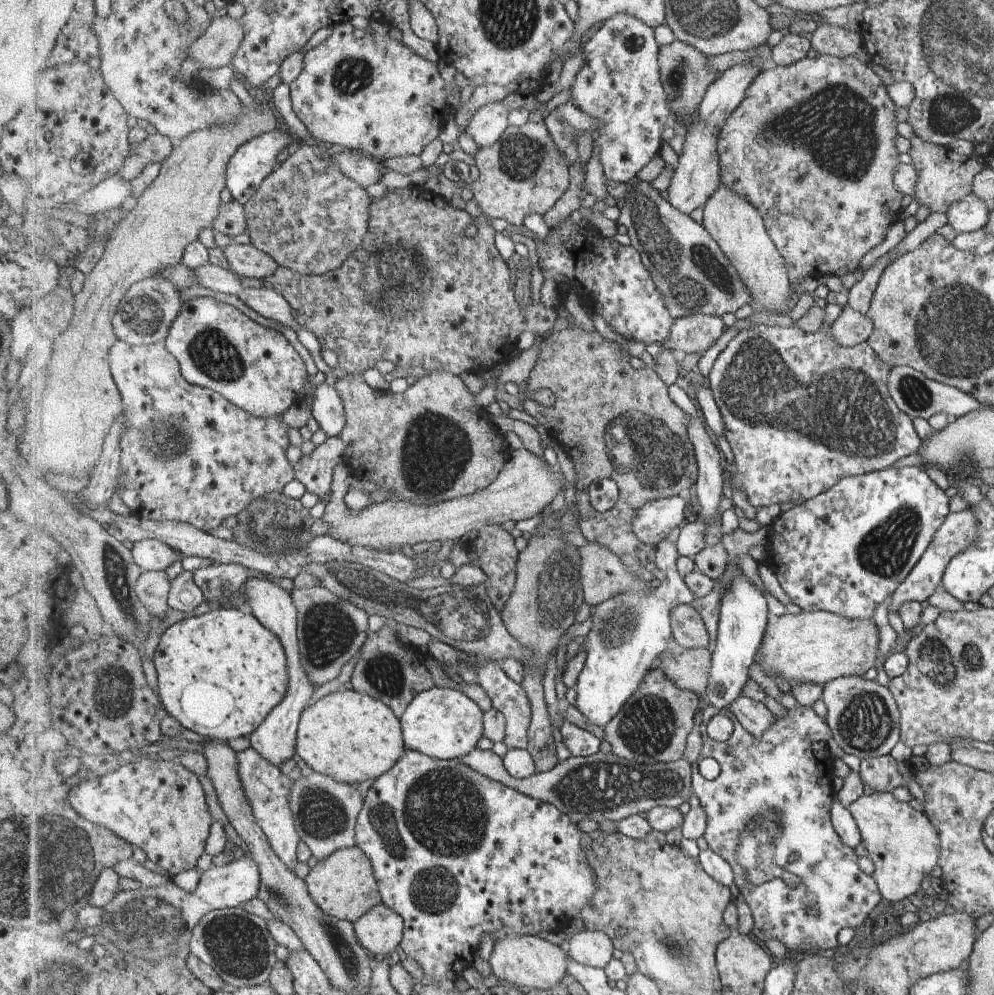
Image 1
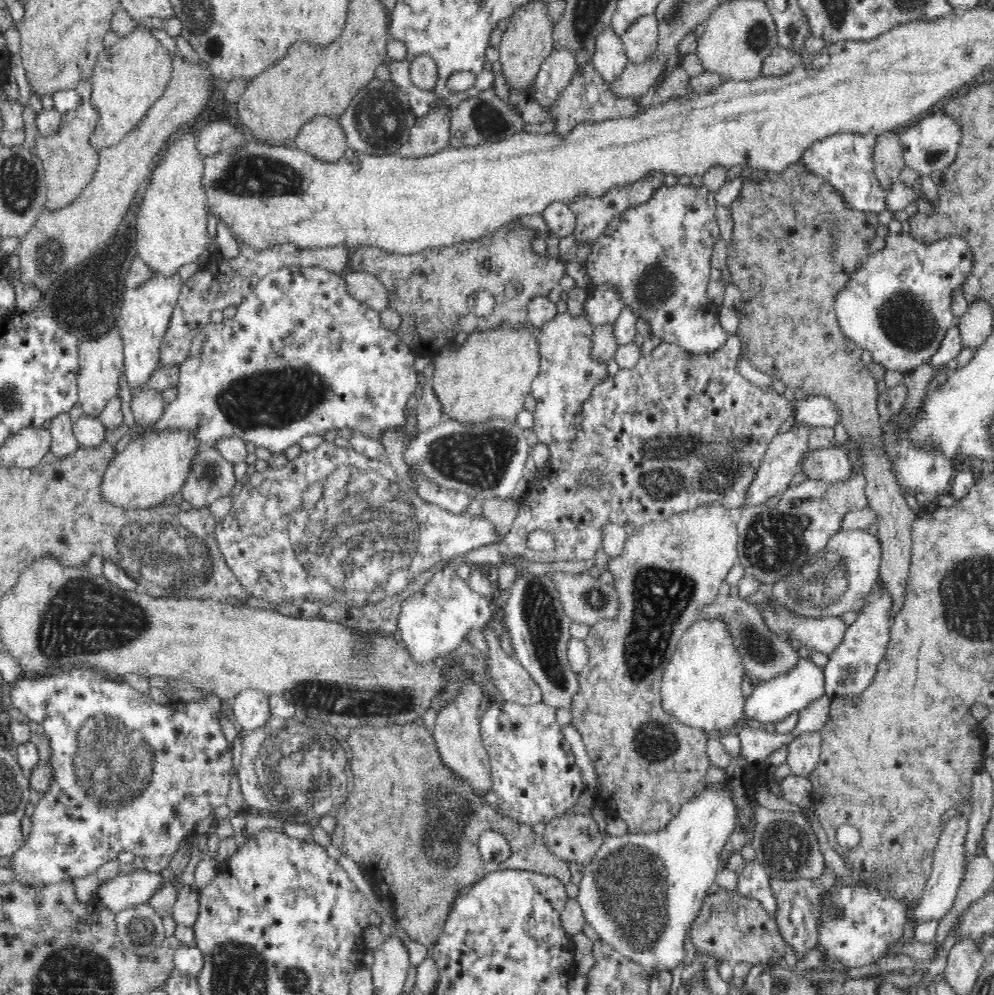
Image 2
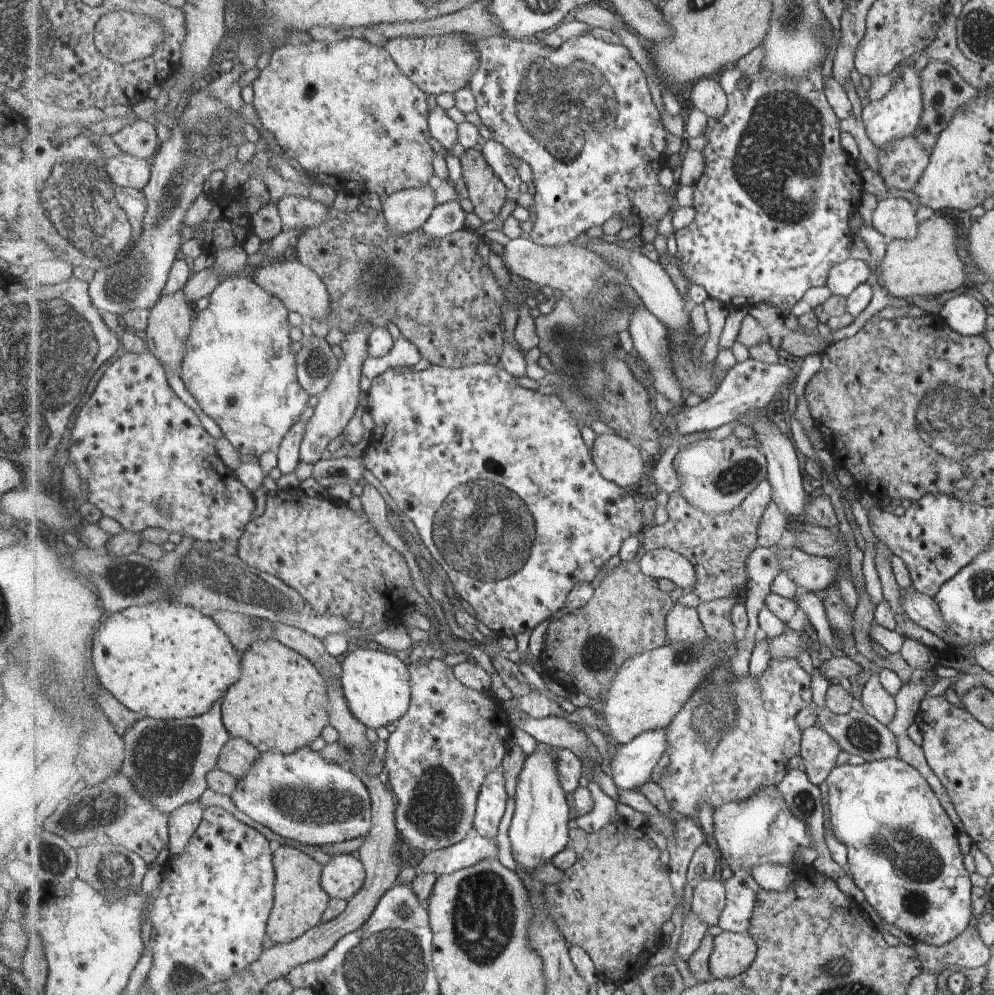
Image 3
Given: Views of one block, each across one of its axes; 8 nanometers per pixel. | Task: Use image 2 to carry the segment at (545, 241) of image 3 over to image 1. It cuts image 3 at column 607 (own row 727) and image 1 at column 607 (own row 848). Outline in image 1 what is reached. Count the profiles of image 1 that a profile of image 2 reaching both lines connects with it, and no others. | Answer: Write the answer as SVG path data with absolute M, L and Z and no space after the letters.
M621 13L607 19L593 38L585 45L585 60L573 82L571 96L577 106L592 117L603 120L599 137L593 145L599 148L607 178L629 183L659 154L663 141L663 126L669 125L671 108L660 73L660 45L655 40L655 30L636 16Z

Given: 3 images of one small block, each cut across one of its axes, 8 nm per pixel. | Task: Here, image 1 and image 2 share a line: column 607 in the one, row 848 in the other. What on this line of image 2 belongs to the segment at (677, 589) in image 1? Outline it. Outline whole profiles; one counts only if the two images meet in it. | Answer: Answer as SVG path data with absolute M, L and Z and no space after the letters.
M705 787L681 802L676 818L664 830L657 832L657 835L636 835L629 832L620 836L606 836L590 865L585 866L583 878L578 885L578 903L586 923L598 933L600 939L612 944L616 951L638 962L640 966L646 966L654 973L672 971L686 957L687 931L698 917L709 887L722 868L721 854L736 826L738 816L732 802L732 793Z

